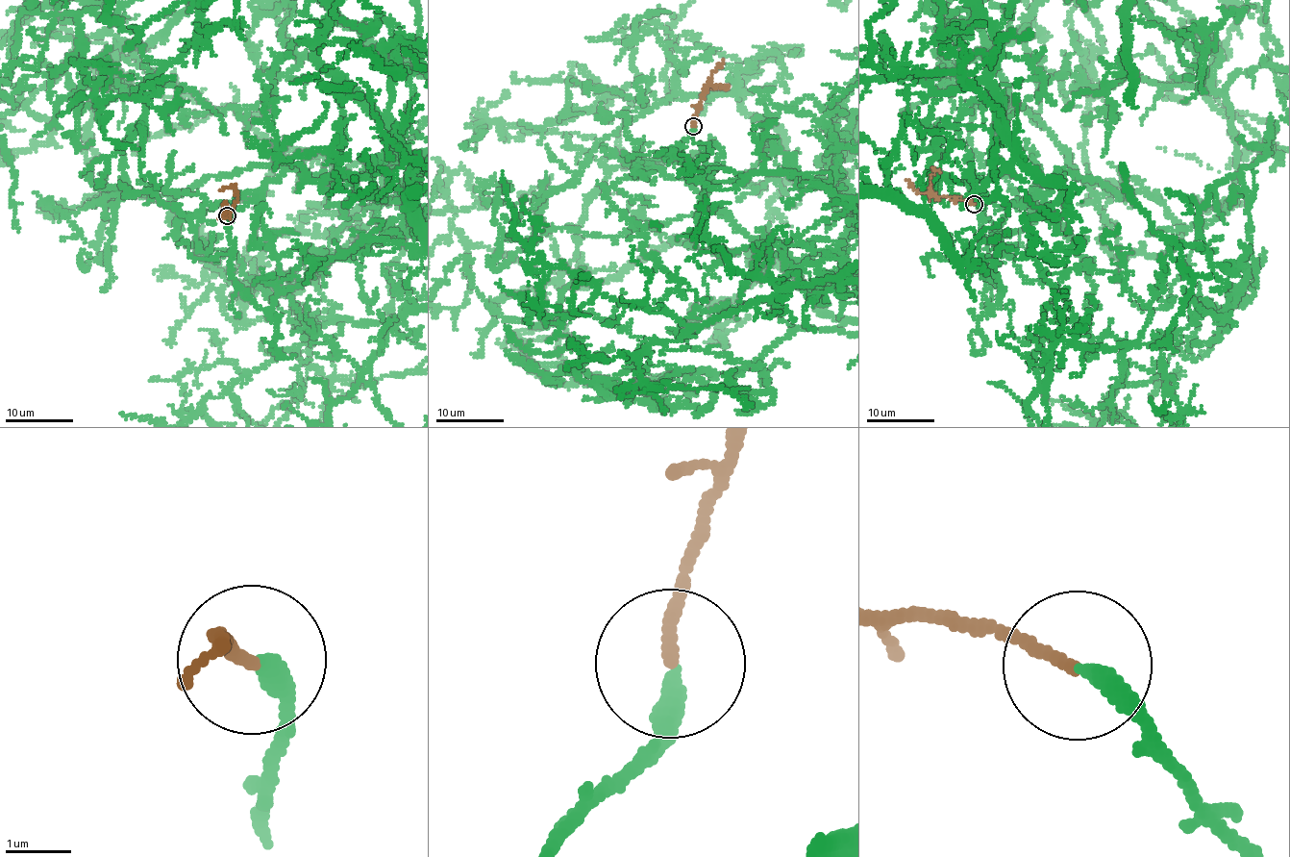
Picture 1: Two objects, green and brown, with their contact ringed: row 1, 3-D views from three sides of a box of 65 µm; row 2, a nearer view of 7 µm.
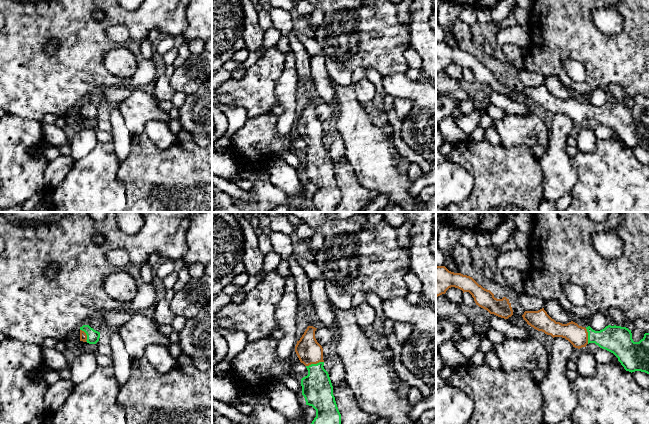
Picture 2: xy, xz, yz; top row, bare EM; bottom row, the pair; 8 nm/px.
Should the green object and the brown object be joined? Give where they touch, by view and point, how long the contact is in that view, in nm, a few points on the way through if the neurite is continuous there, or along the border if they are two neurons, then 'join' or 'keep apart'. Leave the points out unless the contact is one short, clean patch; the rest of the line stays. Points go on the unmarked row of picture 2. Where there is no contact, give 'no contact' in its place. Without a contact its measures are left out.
xz (314, 140) | 150 nm | across xz (317, 165), (317, 150), (314, 140), (309, 127) | join

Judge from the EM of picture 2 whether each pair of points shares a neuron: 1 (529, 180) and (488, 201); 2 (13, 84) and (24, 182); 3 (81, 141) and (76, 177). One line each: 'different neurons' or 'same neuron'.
1: same neuron
2: different neurons
3: different neurons

